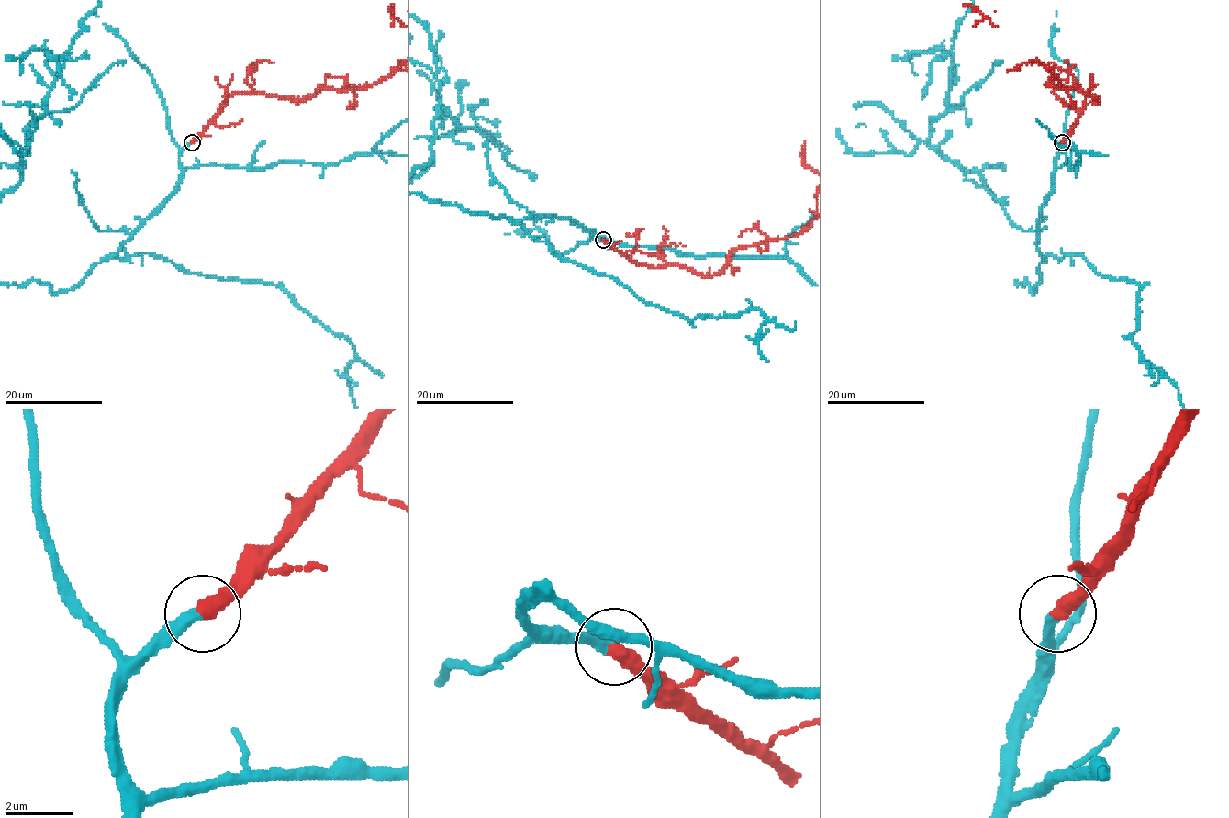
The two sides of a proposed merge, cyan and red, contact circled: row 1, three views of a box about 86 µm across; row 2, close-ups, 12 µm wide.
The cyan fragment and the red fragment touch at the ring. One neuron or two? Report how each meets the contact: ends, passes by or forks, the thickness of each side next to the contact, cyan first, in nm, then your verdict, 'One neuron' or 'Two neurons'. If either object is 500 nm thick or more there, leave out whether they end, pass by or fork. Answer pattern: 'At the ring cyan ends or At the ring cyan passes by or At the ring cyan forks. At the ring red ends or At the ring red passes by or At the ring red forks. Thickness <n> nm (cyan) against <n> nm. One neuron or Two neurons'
At the ring cyan ends. At the ring red ends. Thickness 320 nm (cyan) against 480 nm. One neuron

